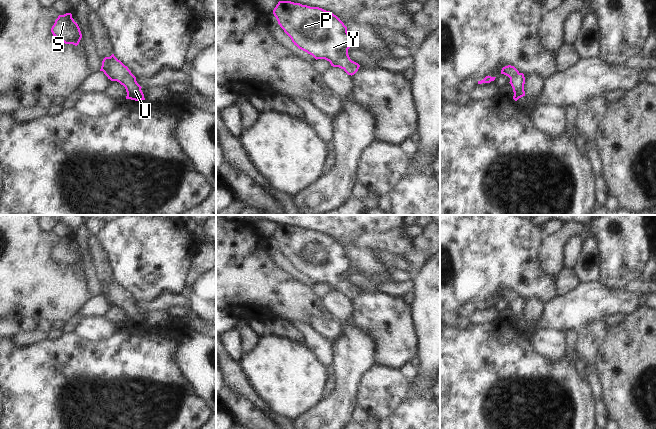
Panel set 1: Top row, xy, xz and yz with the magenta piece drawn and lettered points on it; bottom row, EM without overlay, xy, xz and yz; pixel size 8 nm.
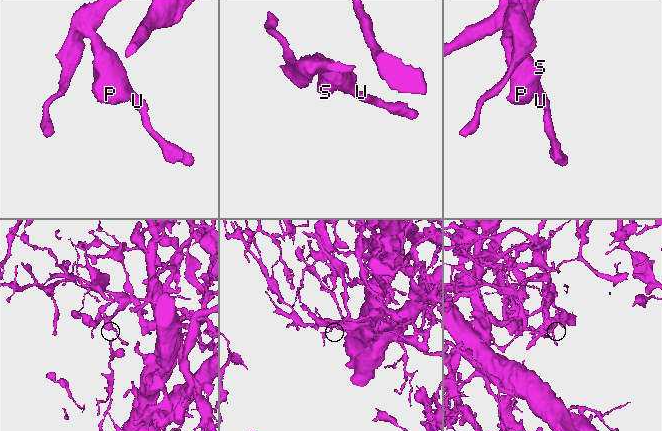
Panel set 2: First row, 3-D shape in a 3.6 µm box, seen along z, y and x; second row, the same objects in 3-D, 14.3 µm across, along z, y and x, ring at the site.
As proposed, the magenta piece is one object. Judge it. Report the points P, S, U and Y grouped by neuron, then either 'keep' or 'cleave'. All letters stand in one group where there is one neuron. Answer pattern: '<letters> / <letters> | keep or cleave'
P S U Y | keep

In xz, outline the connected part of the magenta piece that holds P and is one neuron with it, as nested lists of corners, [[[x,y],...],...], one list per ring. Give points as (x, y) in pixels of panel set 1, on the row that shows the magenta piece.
[[[279,1],[273,10],[278,24],[294,45],[312,55],[325,59],[331,66],[354,75],[360,65],[348,55],[351,37],[344,23],[332,12],[291,1]]]

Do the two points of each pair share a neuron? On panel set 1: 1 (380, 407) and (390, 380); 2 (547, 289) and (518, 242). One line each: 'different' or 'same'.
1: same
2: same

